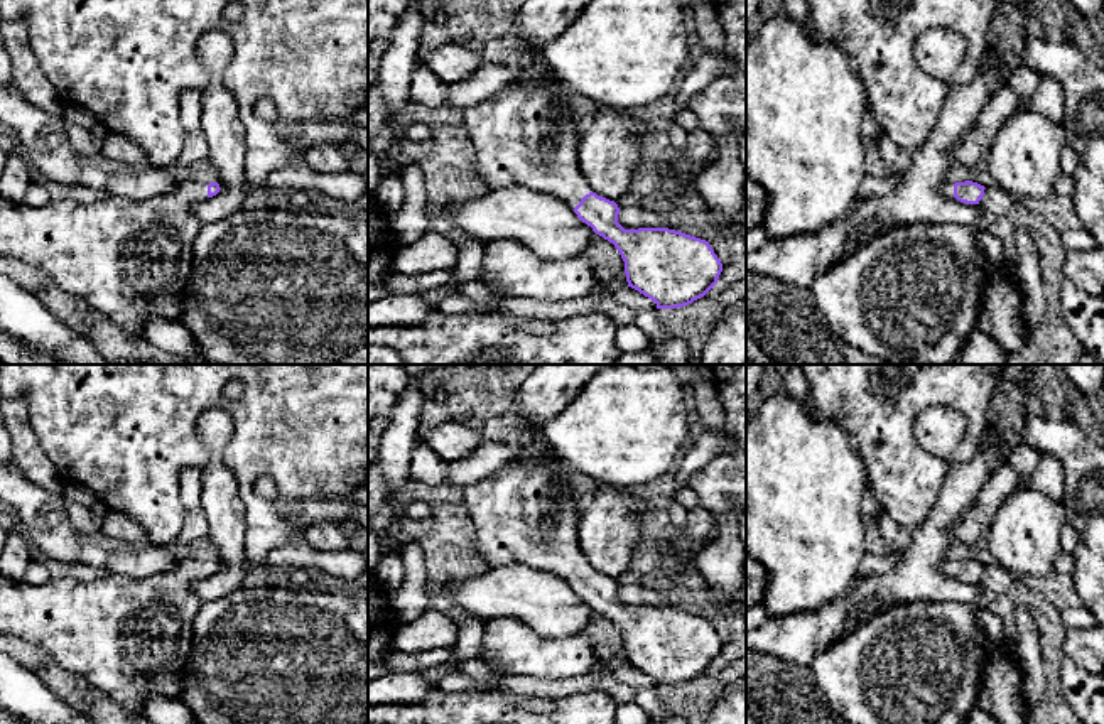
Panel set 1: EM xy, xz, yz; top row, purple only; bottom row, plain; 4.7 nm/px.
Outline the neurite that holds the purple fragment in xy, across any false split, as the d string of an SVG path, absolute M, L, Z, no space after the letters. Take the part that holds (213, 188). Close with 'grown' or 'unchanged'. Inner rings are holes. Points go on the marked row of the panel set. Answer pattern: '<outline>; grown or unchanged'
M187 179L174 191L143 203L105 194L93 203L62 199L49 201L42 208L0 196L0 257L42 270L62 292L83 299L122 329L145 338L145 327L152 319L179 321L194 262L194 241L203 226L191 206L216 196L219 189L218 182L203 184Z; grown

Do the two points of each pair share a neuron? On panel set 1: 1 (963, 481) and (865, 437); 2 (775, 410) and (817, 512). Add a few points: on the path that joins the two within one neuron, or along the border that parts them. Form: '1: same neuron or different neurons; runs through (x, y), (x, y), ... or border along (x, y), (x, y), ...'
1: different neurons; border along (976, 448), (969, 459), (951, 466), (932, 512)
2: same neuron; runs through (787, 436), (789, 483), (792, 486)

